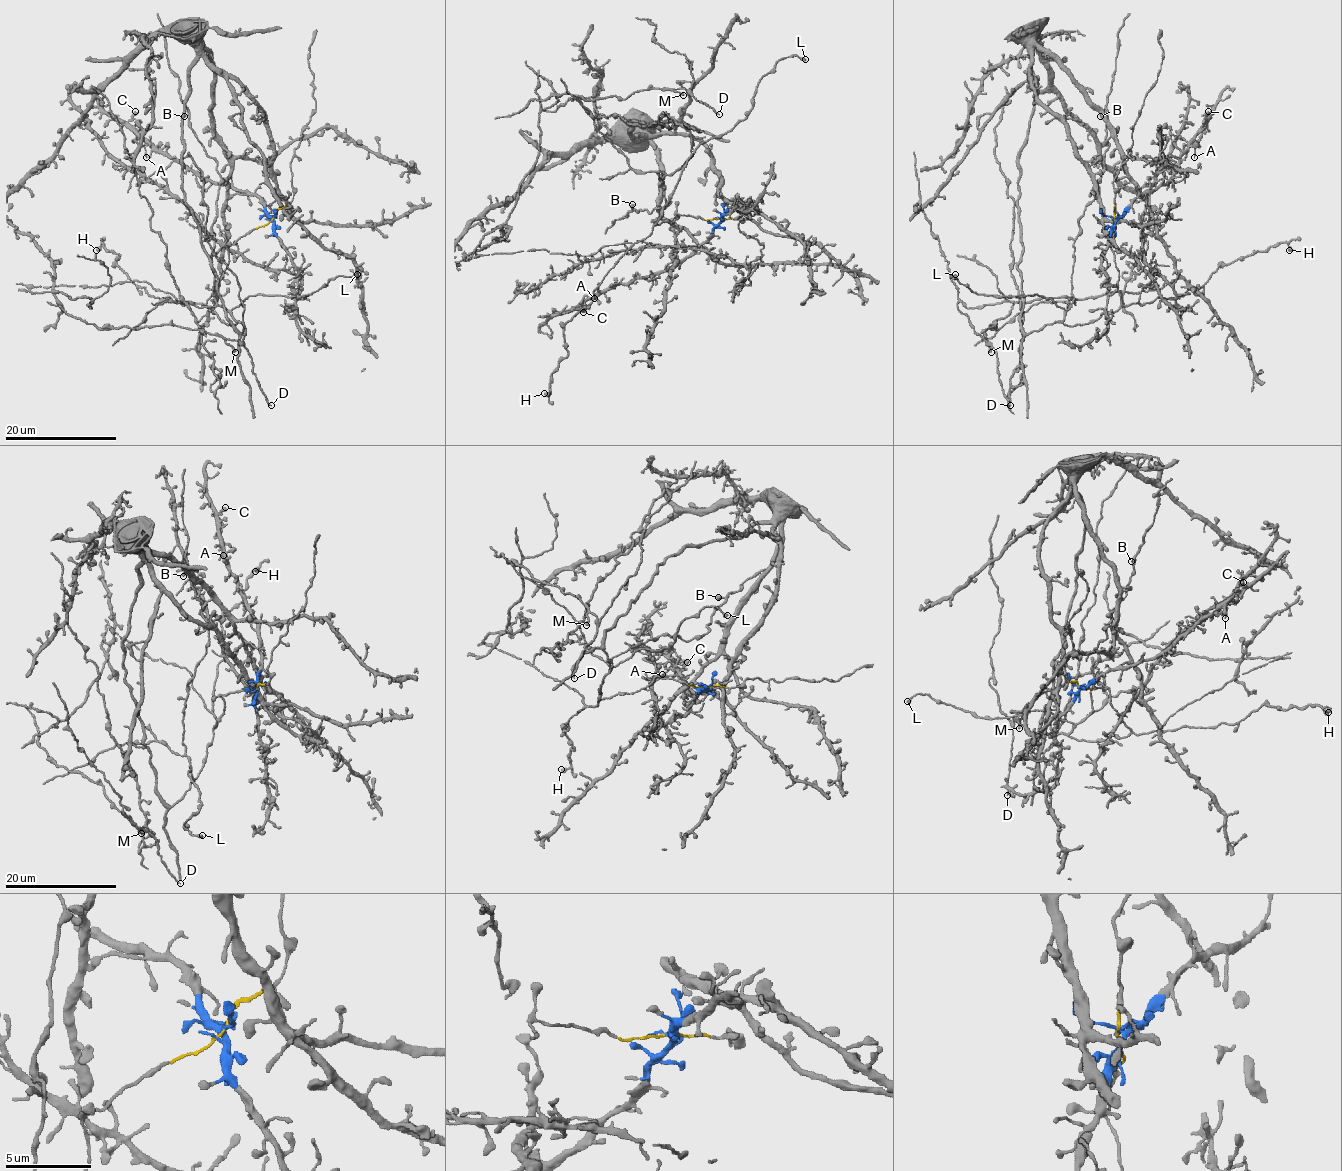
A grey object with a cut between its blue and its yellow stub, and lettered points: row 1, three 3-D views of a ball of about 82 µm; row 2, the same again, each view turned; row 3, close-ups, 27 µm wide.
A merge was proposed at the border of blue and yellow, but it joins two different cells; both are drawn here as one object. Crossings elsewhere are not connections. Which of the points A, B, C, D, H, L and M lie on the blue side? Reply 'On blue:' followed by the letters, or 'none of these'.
On blue: A, C

